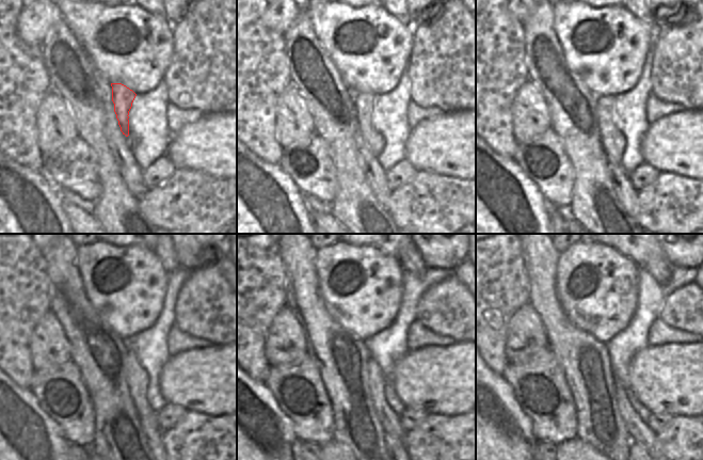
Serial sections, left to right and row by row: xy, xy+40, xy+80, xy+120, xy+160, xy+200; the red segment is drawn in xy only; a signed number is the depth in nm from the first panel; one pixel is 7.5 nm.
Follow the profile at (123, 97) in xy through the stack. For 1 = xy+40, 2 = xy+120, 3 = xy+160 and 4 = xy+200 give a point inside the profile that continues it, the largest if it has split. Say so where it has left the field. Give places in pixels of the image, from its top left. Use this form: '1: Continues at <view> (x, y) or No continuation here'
1: Continues at xy+40 (363, 102)
2: Continues at xy+120 (138, 379)
3: Continues at xy+160 (389, 418)
4: Continues at xy+200 (636, 427)

